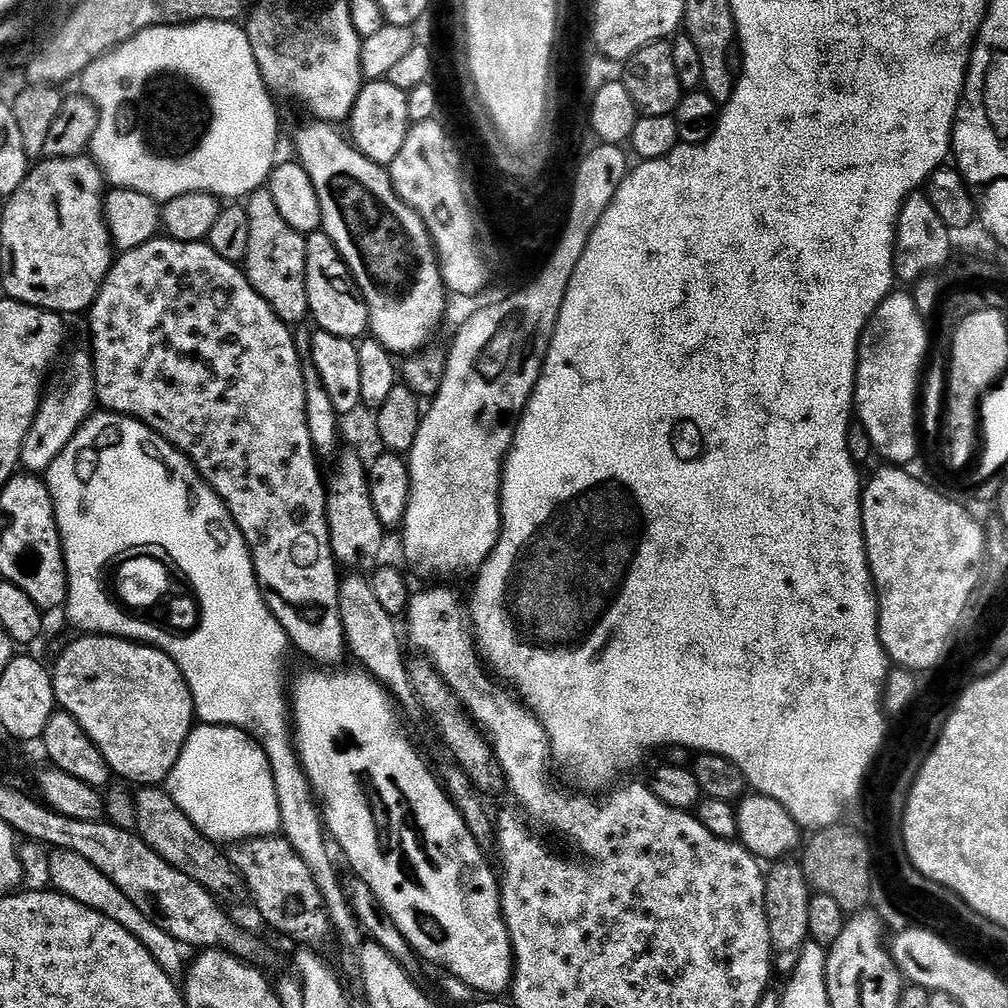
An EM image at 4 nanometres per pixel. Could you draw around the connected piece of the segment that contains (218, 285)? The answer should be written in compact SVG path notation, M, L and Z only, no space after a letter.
M153 238L138 246L136 249L130 249L123 254L115 257L114 263L108 276L104 279L104 285L100 288L100 293L96 295L96 302L90 309L90 317L92 316L92 342L90 342L91 351L94 353L96 365L96 399L101 409L116 412L119 416L132 416L136 420L142 421L146 426L150 426L159 436L166 438L172 443L182 455L187 456L191 464L200 473L200 479L206 481L209 486L217 492L224 500L224 505L228 507L228 513L232 515L232 520L240 527L240 533L244 536L244 541L248 543L249 550L252 551L252 565L256 568L256 578L261 585L269 593L273 592L278 599L289 609L302 608L300 610L323 610L326 612L337 611L337 604L341 595L341 577L336 577L336 568L338 569L338 561L332 555L332 543L330 542L330 530L328 529L328 493L329 489L324 488L324 480L320 477L320 468L316 465L318 461L318 453L312 444L310 429L307 425L307 386L304 377L304 369L306 367L302 355L296 348L293 329L288 324L280 320L278 314L275 313L267 301L256 292L252 281L245 275L245 269L237 266L235 263L217 254L208 242L197 242L195 244L187 244L181 240L173 240L171 238Z

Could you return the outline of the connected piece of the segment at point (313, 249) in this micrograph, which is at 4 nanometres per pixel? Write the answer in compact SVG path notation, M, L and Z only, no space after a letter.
M321 230L313 231L307 238L308 264L306 270L307 296L309 302L309 315L315 320L316 325L321 331L330 333L336 337L342 337L351 340L358 340L364 332L369 329L369 314L367 301L361 294L355 294L356 288L350 280L347 268L342 264L344 262L342 255L331 242L330 238Z

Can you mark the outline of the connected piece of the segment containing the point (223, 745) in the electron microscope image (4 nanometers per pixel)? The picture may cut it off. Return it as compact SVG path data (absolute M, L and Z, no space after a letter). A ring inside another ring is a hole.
M205 723L193 727L171 774L170 791L193 826L209 840L221 845L272 838L281 831L278 794L265 753L251 736L238 728ZM200 783L224 784L224 796L218 797L213 804L203 804L192 793Z

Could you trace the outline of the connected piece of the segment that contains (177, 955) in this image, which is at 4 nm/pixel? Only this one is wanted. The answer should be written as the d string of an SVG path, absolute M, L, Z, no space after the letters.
M53 849L48 862L48 874L52 882L51 887L61 895L68 896L88 909L94 909L110 918L111 921L118 922L128 933L134 934L142 942L144 948L162 966L164 973L174 981L180 982L187 977L187 972L191 968L196 957L196 950L188 943L178 943L172 935L167 935L157 926L156 922L141 908L137 907L132 900L126 898L118 890L112 880L106 878L97 867L81 855L72 851L62 851Z

